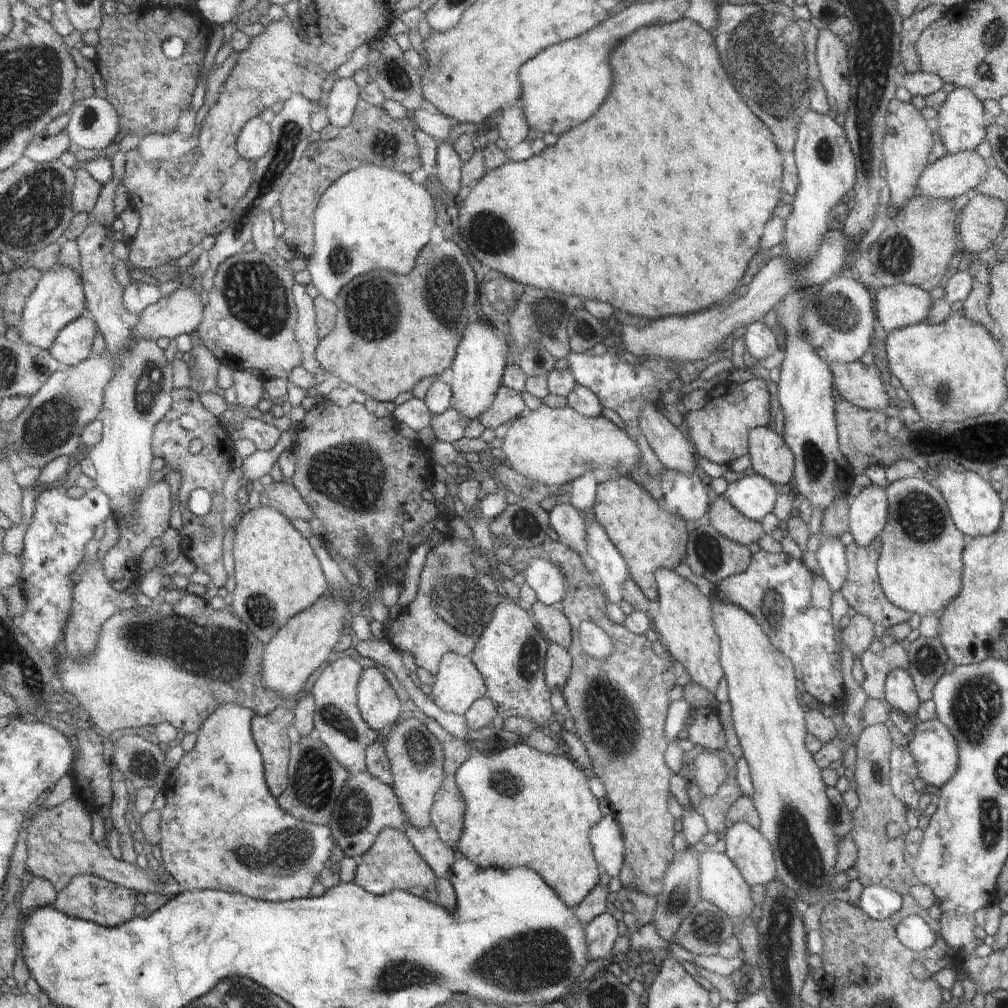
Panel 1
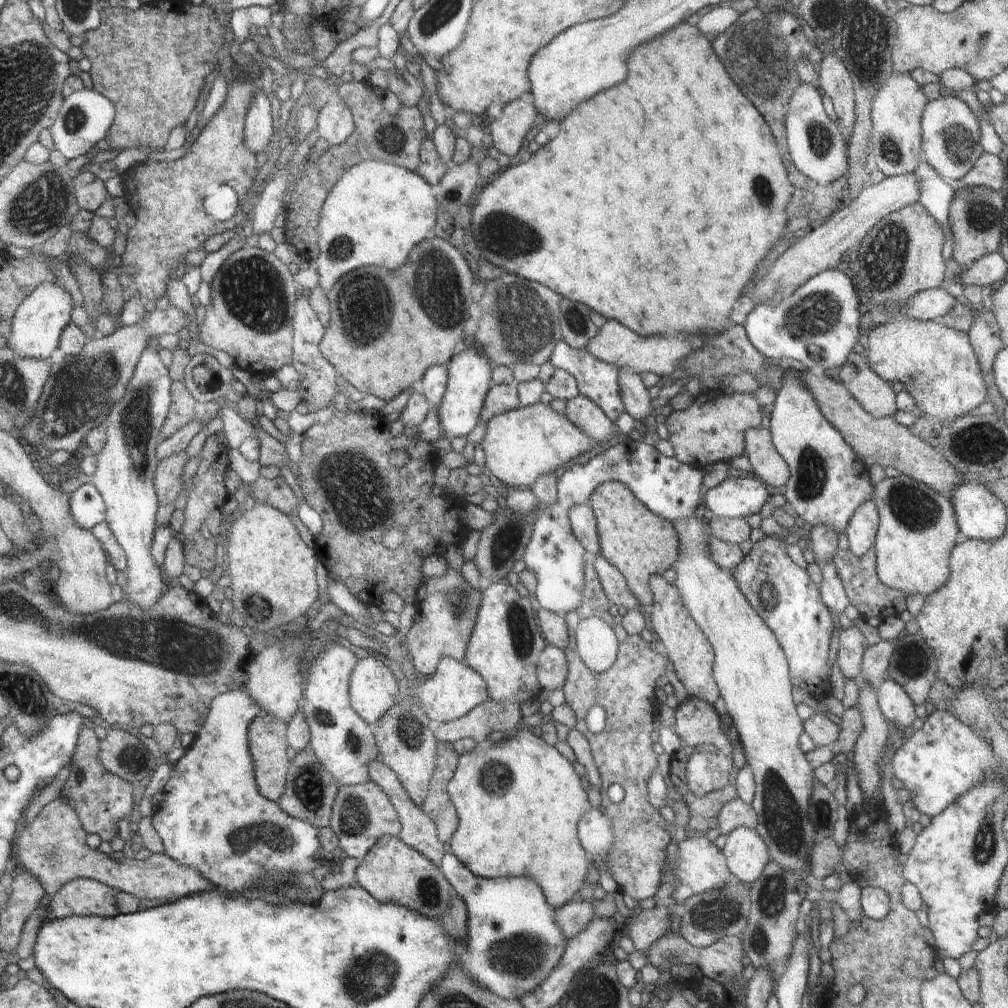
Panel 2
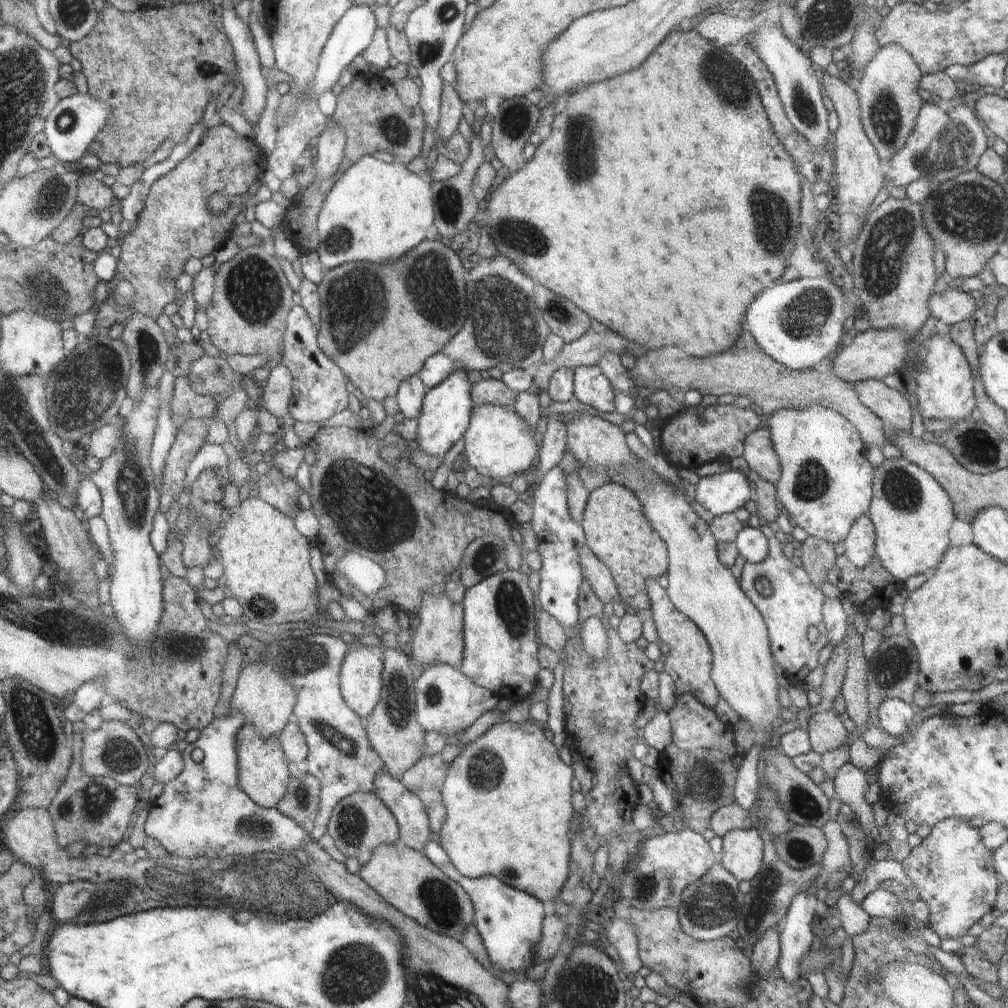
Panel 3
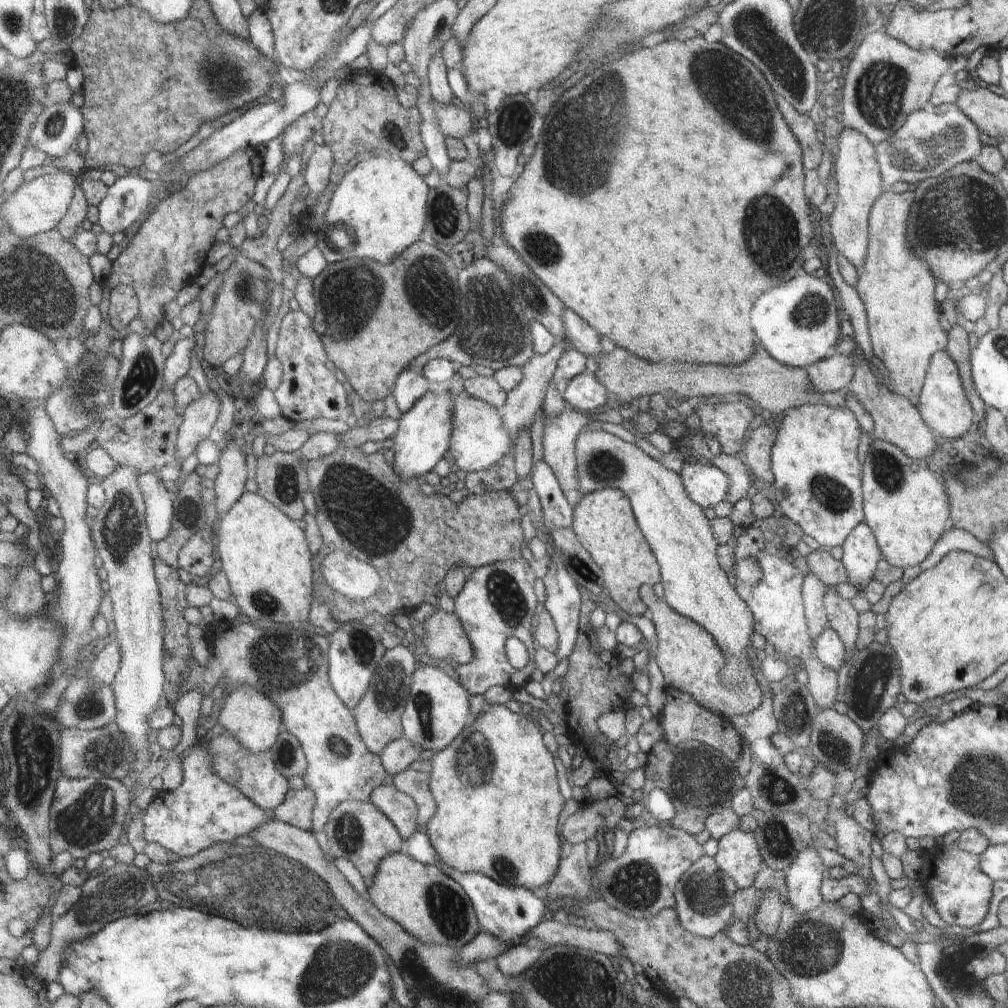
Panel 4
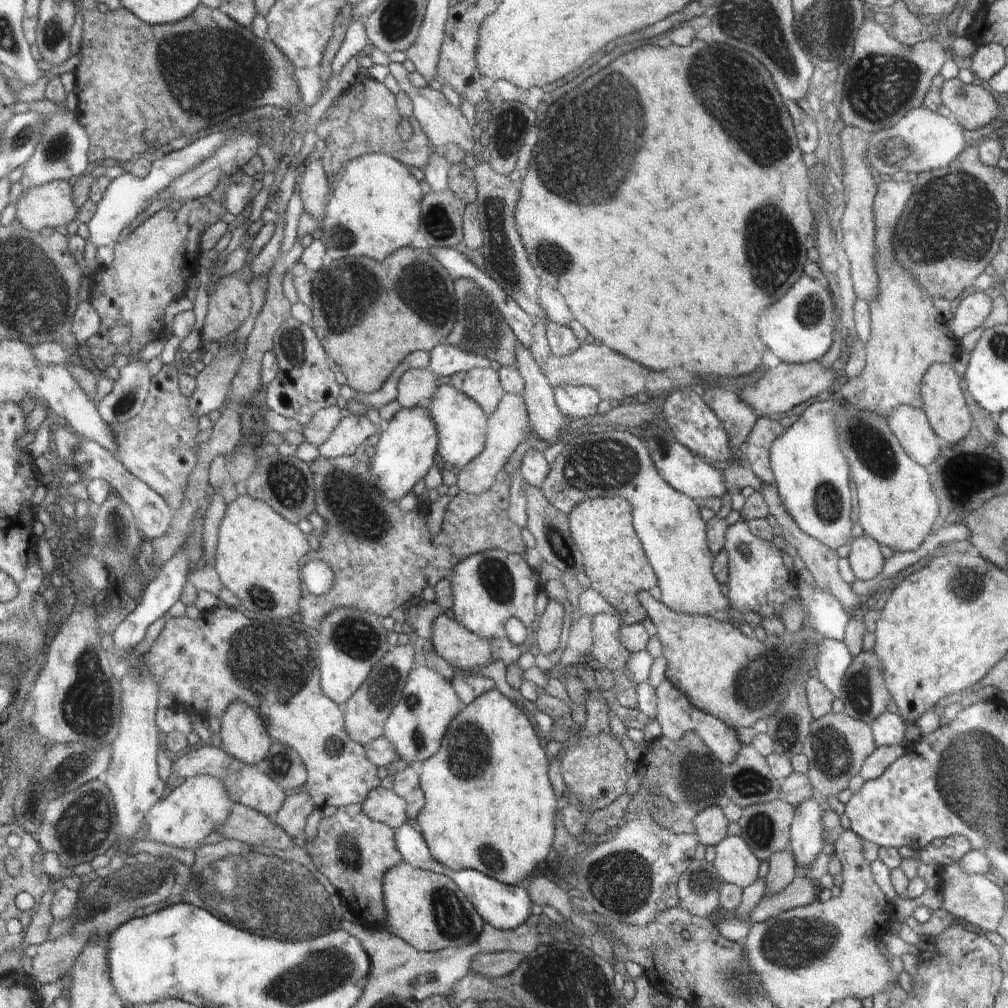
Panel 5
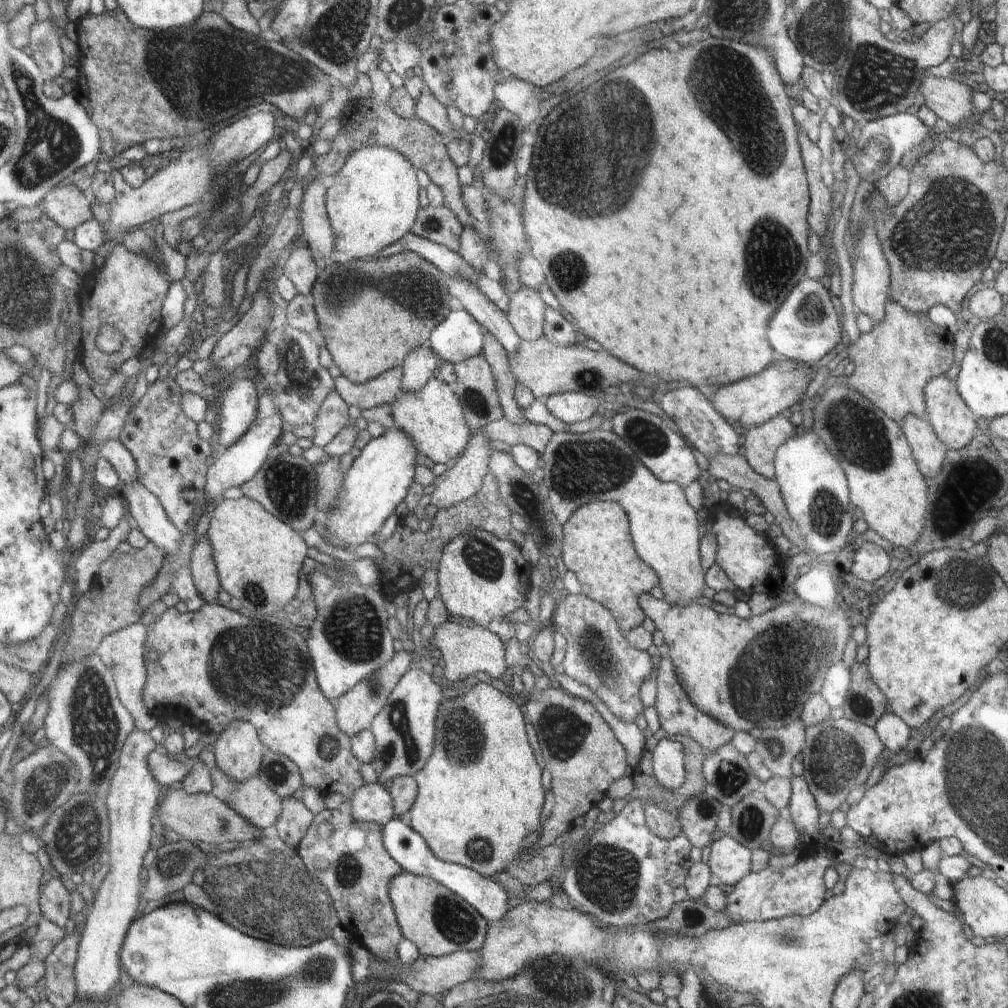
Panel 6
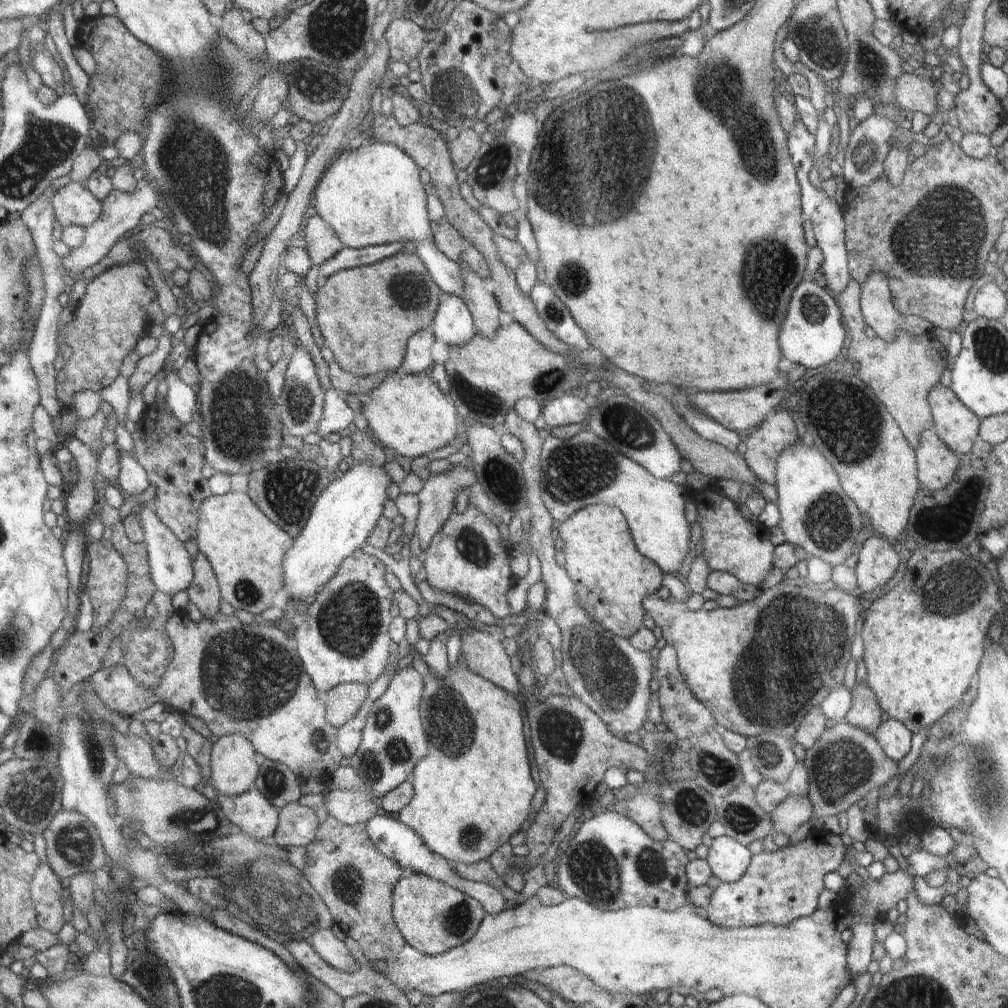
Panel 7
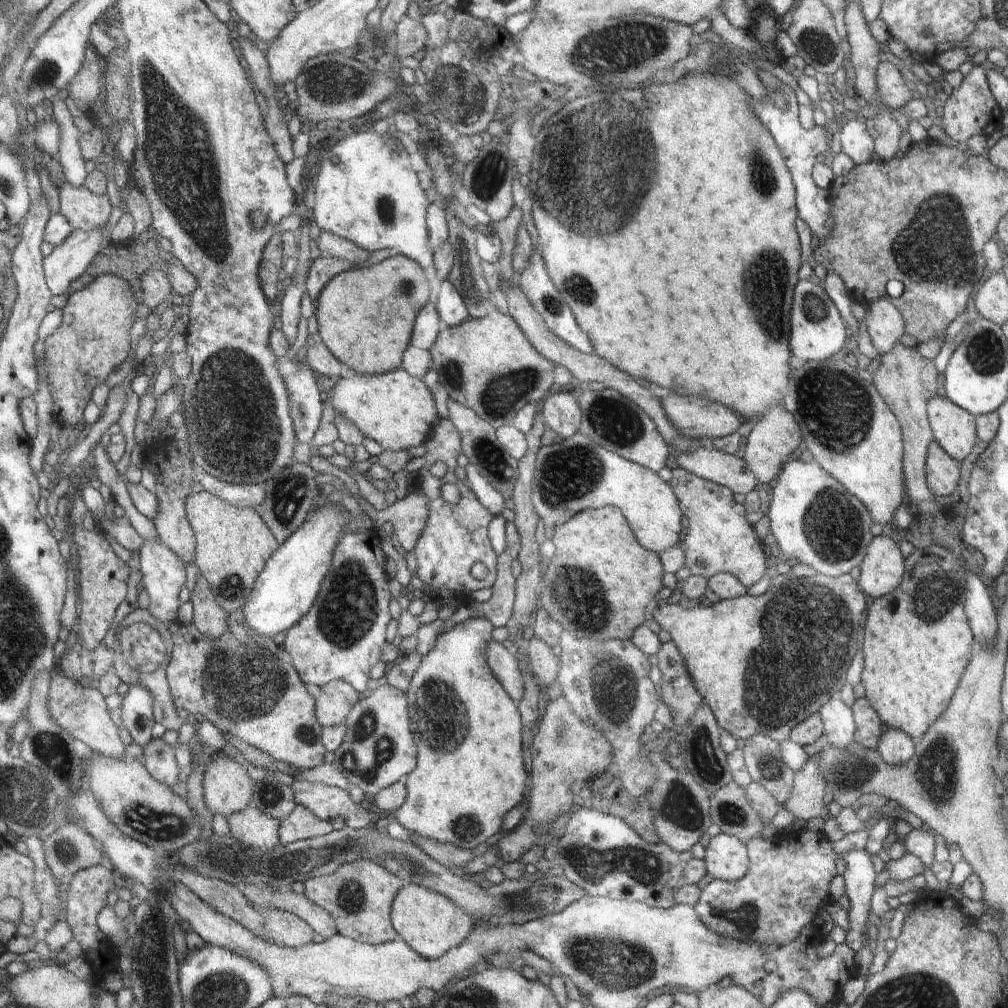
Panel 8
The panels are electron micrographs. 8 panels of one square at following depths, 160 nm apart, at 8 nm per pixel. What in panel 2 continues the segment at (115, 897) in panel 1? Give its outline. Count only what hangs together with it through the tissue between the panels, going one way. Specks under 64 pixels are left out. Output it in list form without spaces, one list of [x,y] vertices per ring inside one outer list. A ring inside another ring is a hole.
[[[80,878],[67,883],[53,897],[51,916],[64,919],[68,916],[114,917],[119,915],[116,908],[116,891],[96,880]]]

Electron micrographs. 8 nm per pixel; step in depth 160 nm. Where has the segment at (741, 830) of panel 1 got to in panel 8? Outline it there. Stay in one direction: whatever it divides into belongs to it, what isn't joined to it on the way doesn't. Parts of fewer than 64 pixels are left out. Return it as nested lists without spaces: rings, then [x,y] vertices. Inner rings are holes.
[[[720,832],[708,841],[705,853],[703,861],[707,873],[715,879],[734,882],[744,878],[749,871],[746,846],[737,836]]]

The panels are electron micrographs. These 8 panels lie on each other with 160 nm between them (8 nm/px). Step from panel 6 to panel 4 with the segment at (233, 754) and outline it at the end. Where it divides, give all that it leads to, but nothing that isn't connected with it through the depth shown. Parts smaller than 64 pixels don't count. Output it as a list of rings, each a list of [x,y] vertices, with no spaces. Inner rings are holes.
[[[244,684],[239,686],[224,700],[218,716],[218,723],[226,728],[227,733],[234,736],[250,754],[269,751],[280,734],[283,718],[280,708],[260,690]]]

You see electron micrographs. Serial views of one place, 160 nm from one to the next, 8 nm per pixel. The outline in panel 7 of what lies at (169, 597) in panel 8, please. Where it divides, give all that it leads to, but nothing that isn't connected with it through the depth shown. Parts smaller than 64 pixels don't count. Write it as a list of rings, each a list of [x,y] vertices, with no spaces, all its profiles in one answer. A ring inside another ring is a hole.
[[[153,500],[141,504],[137,513],[145,532],[144,543],[147,550],[149,571],[155,587],[160,592],[164,592],[164,594],[173,595],[176,592],[187,590],[188,585],[193,579],[193,562],[188,554],[188,550],[184,547],[184,543],[176,538],[173,530],[167,524],[162,522],[162,519],[157,515]]]

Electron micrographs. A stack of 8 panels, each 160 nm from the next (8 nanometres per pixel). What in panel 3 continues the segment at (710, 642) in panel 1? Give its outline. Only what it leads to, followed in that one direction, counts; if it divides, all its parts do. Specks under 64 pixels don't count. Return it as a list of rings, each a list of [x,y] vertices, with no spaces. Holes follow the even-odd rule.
[[[647,579],[646,587],[648,596],[651,597],[652,620],[659,636],[658,643],[665,651],[663,656],[665,671],[672,677],[678,694],[691,694],[704,706],[713,709],[722,694],[718,692],[716,684],[711,680],[714,653],[711,651],[710,642],[706,640],[699,625],[675,607],[667,589],[658,583],[658,579]]]

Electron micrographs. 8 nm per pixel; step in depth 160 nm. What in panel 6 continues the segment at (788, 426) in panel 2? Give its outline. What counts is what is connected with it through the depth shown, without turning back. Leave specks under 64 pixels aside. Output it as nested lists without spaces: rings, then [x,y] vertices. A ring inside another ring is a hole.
[[[797,426],[795,435],[775,454],[775,478],[790,518],[803,530],[806,548],[819,557],[842,550],[846,536],[852,532],[852,510],[844,470],[832,456],[827,444],[814,428]]]

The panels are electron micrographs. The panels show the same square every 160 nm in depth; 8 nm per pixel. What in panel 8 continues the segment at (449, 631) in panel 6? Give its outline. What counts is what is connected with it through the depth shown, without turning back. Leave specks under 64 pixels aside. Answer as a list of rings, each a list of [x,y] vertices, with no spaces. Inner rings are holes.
[[[494,639],[487,644],[485,656],[495,677],[518,703],[523,697],[524,685],[516,656]]]

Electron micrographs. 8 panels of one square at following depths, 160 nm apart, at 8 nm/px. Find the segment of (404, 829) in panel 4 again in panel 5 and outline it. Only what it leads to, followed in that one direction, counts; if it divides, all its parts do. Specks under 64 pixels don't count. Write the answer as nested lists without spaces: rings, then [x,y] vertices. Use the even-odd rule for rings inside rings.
[[[382,786],[373,790],[364,800],[363,811],[366,816],[376,822],[385,823],[393,830],[406,823],[406,802],[400,799],[393,790],[386,790]]]

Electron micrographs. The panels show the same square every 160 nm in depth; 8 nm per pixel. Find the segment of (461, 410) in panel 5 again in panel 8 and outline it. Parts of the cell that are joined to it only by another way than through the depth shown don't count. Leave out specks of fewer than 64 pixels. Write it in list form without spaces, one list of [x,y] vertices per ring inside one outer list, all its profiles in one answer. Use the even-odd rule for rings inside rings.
[[[402,368],[379,375],[363,375],[344,369],[334,390],[323,396],[334,411],[352,419],[365,437],[372,438],[389,451],[403,451],[425,444],[440,420],[434,396],[423,379],[413,377]]]

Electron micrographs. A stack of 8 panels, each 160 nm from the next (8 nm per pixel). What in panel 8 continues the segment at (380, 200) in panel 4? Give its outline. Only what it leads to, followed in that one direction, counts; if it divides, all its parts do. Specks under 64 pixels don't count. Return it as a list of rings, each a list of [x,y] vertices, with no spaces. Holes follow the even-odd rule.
[[[374,131],[354,133],[346,139],[338,141],[332,148],[326,148],[319,164],[314,168],[316,193],[314,207],[310,209],[311,217],[321,228],[334,233],[338,237],[353,242],[356,246],[370,253],[382,248],[390,248],[394,253],[402,253],[423,265],[426,271],[435,275],[433,246],[429,243],[429,228],[426,228],[428,198],[418,184],[416,172],[410,166],[408,152],[400,146],[396,137],[390,133],[379,134]]]

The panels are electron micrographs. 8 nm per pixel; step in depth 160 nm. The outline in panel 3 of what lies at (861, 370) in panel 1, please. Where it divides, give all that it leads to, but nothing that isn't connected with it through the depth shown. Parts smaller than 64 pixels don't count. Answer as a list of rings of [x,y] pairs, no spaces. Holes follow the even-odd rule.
[[[876,379],[855,382],[853,388],[862,403],[885,422],[885,433],[890,438],[900,431],[911,430],[912,408],[899,391]]]

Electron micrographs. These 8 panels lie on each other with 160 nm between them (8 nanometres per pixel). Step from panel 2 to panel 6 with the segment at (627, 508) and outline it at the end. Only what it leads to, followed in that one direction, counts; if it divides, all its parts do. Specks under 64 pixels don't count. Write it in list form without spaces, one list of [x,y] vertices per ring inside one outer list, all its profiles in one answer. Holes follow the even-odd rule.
[[[596,501],[588,503],[576,510],[563,525],[563,534],[559,538],[562,548],[561,556],[568,571],[572,571],[582,585],[583,594],[605,606],[616,619],[620,630],[625,633],[629,629],[638,628],[648,620],[647,612],[644,612],[639,599],[644,594],[652,592],[652,588],[660,588],[659,573],[645,562],[637,552],[635,543],[630,536],[631,522],[627,512],[616,501]]]

